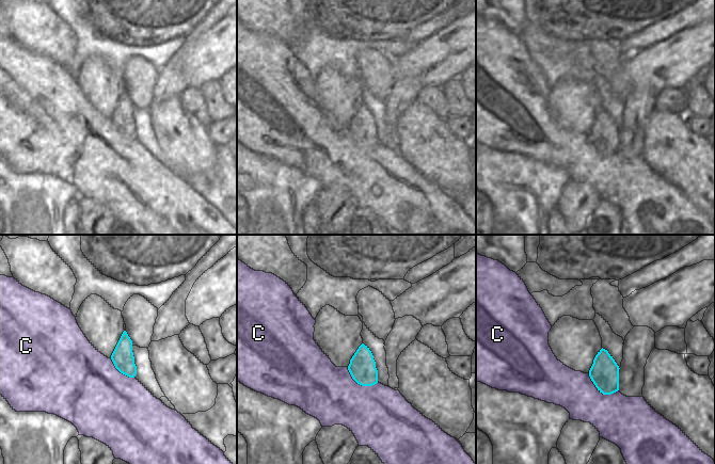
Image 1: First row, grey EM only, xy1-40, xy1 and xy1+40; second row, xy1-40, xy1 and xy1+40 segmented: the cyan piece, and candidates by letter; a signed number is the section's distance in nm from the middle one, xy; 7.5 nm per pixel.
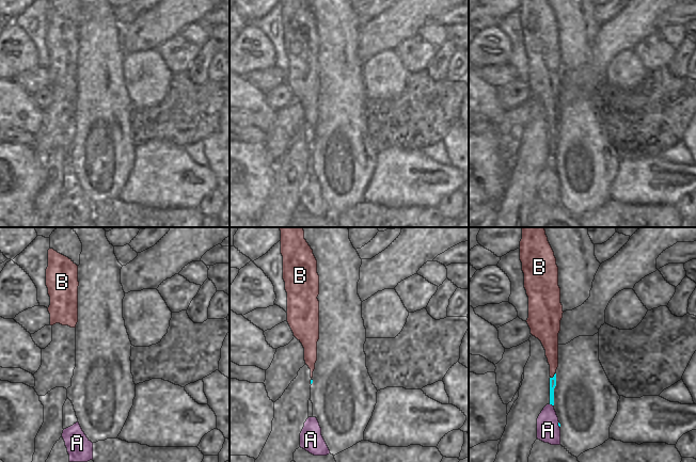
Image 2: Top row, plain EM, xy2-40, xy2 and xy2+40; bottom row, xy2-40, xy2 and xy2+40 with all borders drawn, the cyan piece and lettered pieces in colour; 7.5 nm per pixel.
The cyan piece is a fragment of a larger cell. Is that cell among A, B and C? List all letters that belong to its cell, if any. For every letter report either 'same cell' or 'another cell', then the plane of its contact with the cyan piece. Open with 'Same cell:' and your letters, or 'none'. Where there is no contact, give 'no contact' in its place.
Same cell: B
A: another cell; contact in xy2+40
B: same cell; contact in xy2+40
C: another cell; contact in xy1+40

